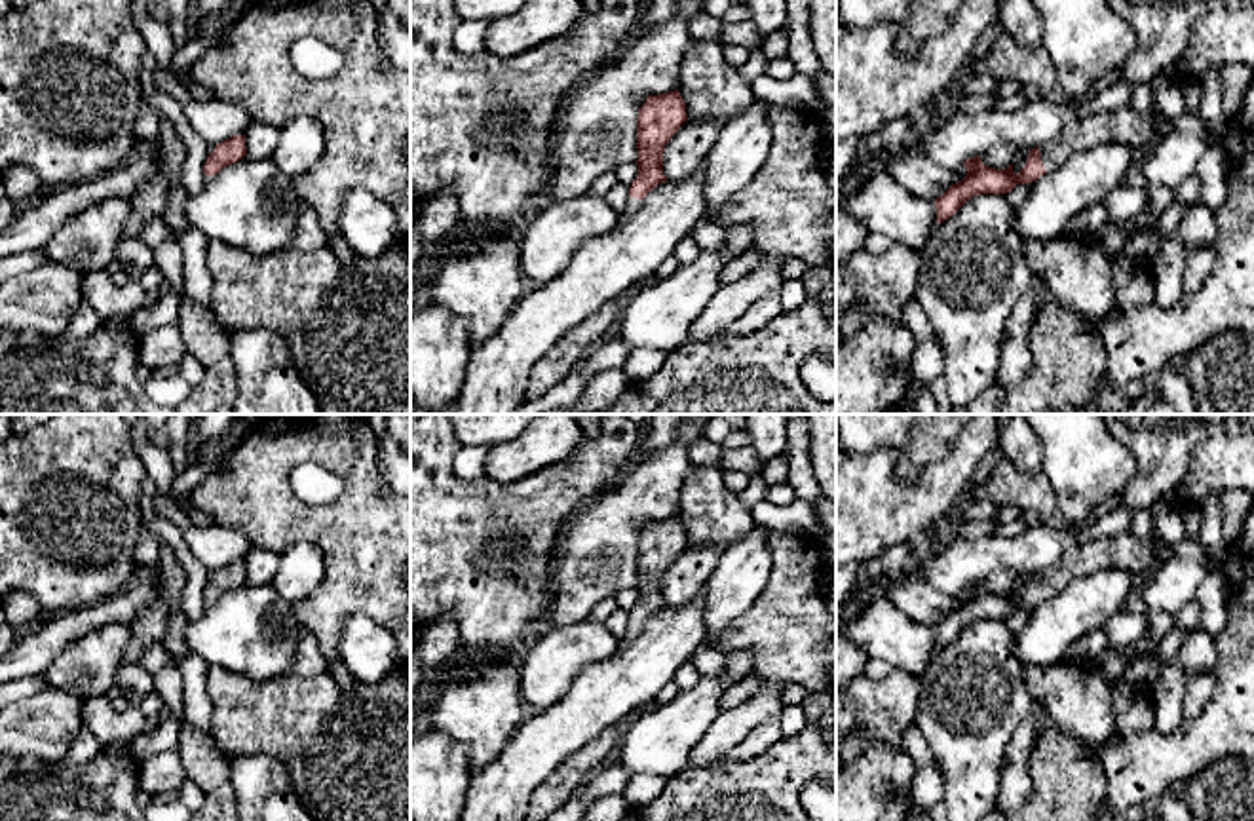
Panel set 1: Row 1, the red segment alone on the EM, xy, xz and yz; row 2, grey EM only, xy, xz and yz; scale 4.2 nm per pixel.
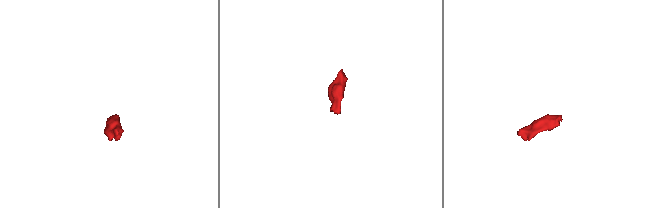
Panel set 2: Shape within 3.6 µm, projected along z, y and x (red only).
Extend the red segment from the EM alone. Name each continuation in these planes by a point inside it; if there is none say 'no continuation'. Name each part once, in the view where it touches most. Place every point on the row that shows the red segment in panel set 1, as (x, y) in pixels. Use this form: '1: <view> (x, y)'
1: yz (1135, 130)

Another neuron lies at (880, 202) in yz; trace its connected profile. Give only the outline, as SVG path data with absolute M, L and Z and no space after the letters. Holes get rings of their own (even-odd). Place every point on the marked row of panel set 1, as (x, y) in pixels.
M885 167L868 169L849 196L836 194L836 207L916 253L939 226L935 201L910 194Z

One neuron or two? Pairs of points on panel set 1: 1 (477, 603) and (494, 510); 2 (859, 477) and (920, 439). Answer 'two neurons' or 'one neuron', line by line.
1: one neuron
2: two neurons

